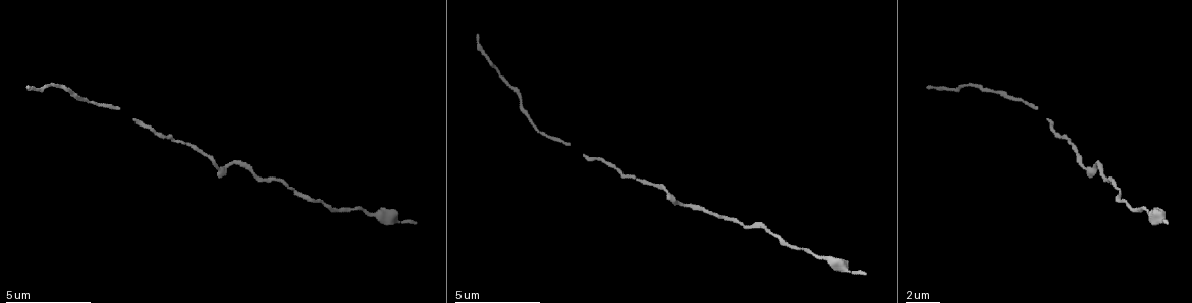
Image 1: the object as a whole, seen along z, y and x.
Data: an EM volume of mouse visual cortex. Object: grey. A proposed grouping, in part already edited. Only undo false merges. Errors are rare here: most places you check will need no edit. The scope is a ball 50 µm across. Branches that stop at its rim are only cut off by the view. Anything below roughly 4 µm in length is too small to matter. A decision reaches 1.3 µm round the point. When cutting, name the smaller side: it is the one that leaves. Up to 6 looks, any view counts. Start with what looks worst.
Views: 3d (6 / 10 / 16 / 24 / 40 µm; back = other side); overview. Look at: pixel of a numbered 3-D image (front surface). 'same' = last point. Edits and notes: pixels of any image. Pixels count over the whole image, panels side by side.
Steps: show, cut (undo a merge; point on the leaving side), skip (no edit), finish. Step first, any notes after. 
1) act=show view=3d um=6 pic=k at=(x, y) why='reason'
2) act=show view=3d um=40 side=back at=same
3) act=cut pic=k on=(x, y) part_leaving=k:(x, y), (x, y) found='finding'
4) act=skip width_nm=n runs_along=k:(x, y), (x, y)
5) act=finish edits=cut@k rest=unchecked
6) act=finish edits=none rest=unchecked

act=show view=3d um=10 pic=1 at=(650, 185)

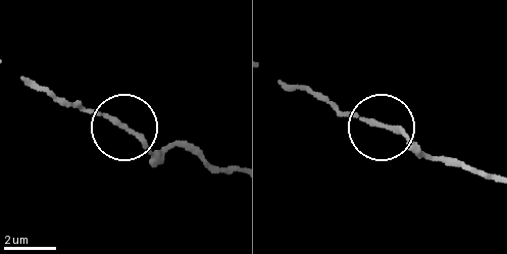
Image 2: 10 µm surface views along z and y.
act=skip runs_along=2:(382, 123), (324, 100) found='all the same cell'

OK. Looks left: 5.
act=show view=3d um=6 pic=1 at=(368, 215)

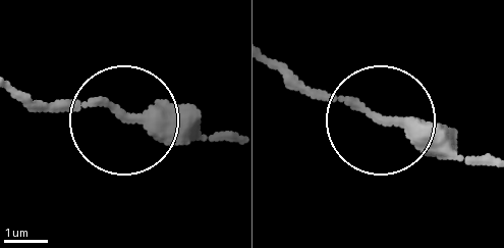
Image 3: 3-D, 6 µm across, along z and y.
act=show view=3d um=6 side=back pic=3 at=(126, 113)

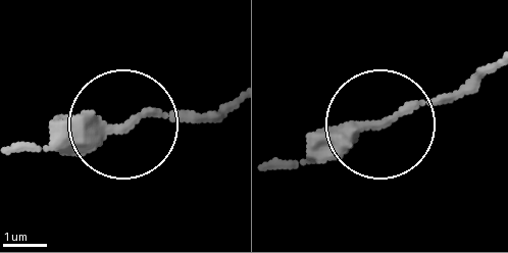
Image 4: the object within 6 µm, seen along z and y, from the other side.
act=skip runs_along=4:(491, 62), (447, 96), (338, 129), (271, 165) found='all the same cell'

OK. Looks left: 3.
act=show view=3d um=16 pic=1 at=(715, 213) why='calibre changes'

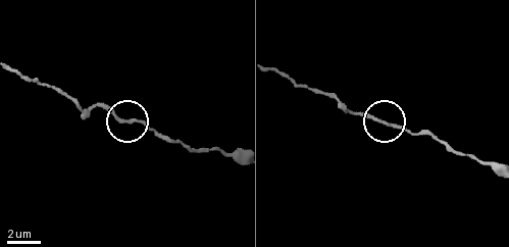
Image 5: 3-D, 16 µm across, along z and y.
act=skip width_nm=180 runs_along=5:(323, 92), (351, 111), (415, 133) found='all the same cell'

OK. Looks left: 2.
act=finish edits=none rest=unchecked

